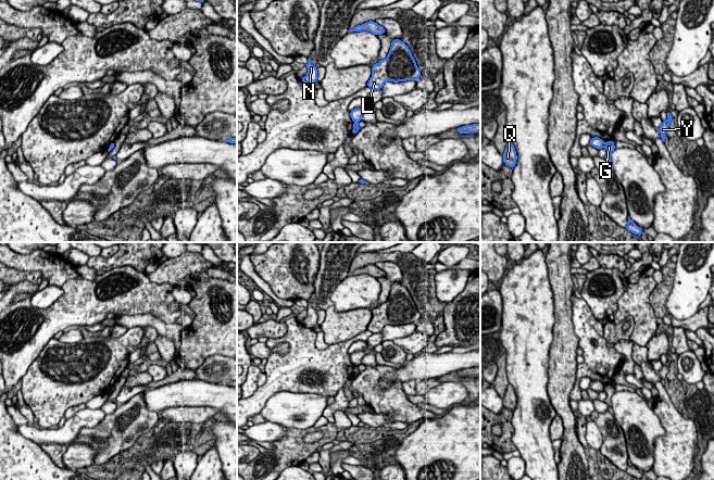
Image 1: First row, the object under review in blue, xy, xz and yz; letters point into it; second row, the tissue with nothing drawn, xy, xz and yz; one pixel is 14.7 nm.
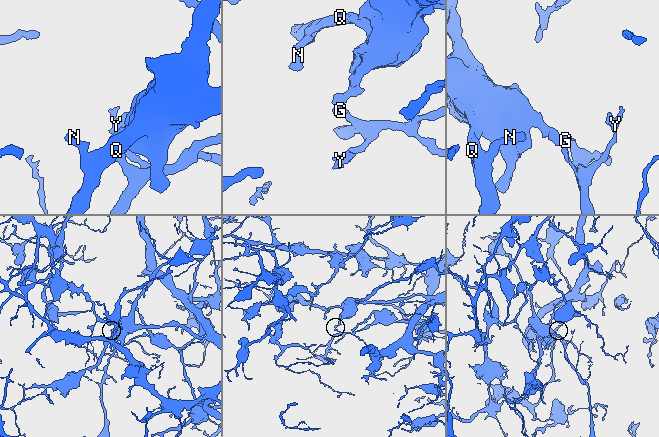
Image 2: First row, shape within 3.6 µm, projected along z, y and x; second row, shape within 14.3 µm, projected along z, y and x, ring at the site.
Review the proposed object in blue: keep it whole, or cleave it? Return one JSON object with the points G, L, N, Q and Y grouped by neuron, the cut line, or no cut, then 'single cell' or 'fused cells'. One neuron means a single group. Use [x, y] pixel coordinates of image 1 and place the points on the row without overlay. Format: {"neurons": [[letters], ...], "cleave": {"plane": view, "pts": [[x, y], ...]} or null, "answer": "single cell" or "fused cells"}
{"neurons": [["G", "Y"], ["L", "N", "Q"]], "cleave": {"plane": "yz", "pts": [[603, 386], [604, 389]]}, "answer": "fused cells"}

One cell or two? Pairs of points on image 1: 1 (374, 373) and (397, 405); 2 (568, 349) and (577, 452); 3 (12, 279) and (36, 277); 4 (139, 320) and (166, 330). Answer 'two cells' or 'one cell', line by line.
1: one cell
2: one cell
3: one cell
4: one cell

